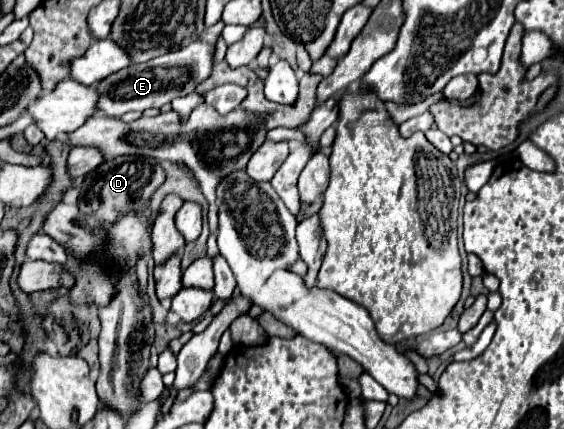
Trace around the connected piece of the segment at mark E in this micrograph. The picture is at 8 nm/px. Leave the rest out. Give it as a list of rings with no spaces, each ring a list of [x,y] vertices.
[[[196,40],[190,46],[180,48],[178,52],[168,52],[144,64],[126,66],[124,70],[118,70],[116,74],[110,74],[108,78],[104,78],[104,82],[96,84],[96,92],[100,94],[96,112],[106,116],[122,116],[130,110],[144,112],[146,108],[160,108],[162,104],[168,104],[178,96],[186,96],[194,92],[194,88],[204,78],[210,76],[212,54],[214,54],[214,46]]]

